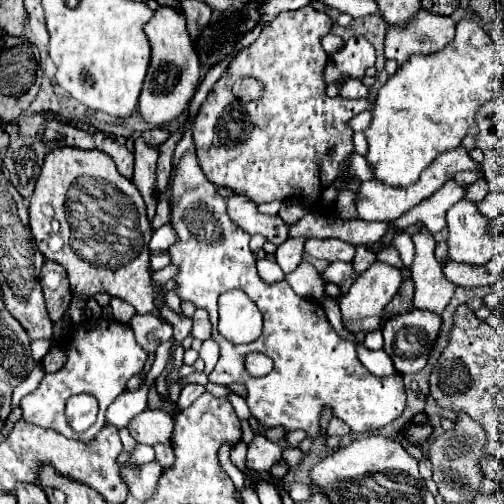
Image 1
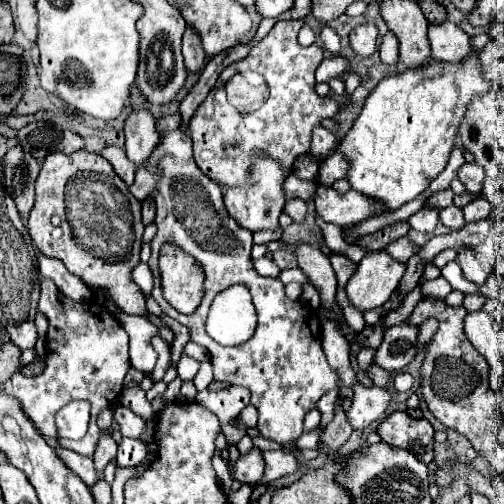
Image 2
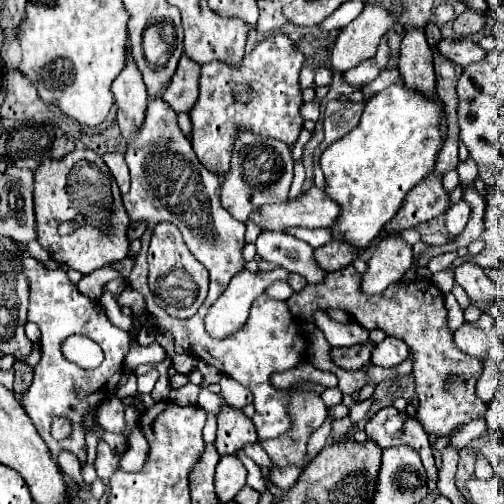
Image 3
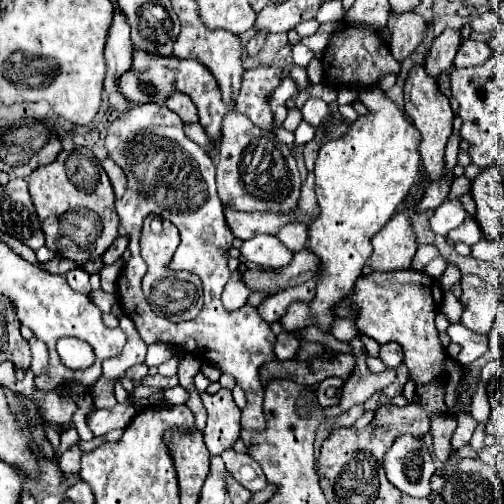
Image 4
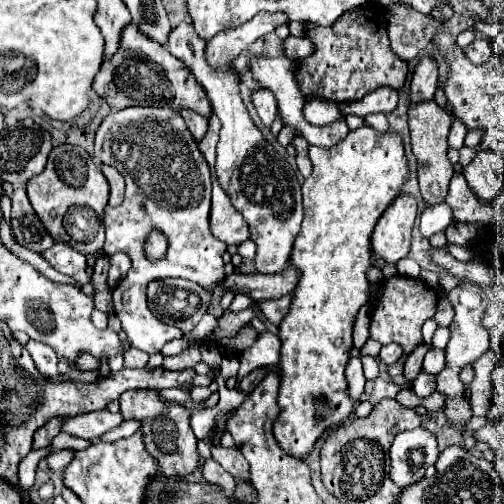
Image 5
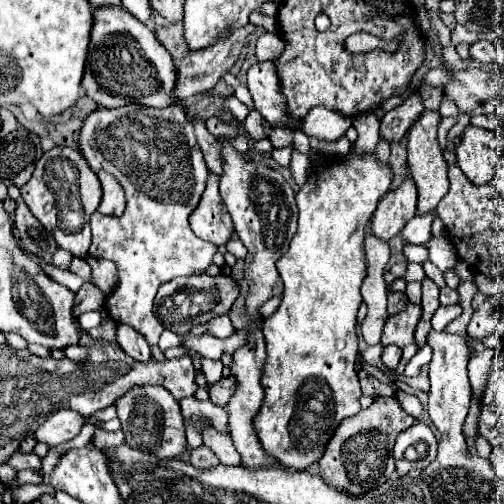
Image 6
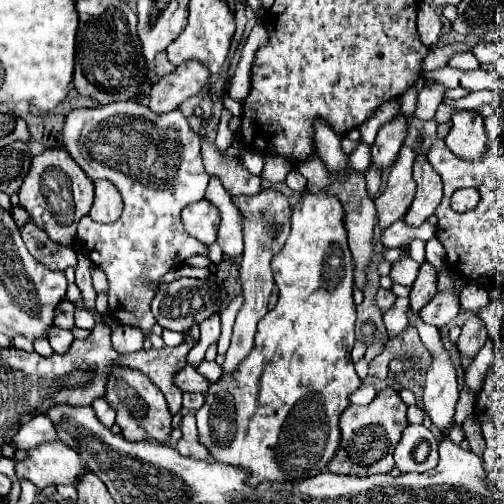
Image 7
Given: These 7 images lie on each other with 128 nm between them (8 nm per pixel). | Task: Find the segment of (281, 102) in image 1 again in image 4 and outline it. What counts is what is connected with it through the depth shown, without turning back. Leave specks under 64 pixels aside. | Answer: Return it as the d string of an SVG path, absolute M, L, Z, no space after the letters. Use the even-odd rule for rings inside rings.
M134 50L132 72L124 72L124 80L120 80L120 90L124 92L124 96L128 96L128 100L132 100L132 104L164 102L168 100L168 96L172 96L172 92L188 94L198 108L200 126L204 126L204 130L212 140L218 138L224 110L228 110L220 100L220 90L216 86L216 80L212 80L208 68L204 68L196 60L180 60L174 56L158 56L158 54ZM254 68L246 70L242 88L236 100L236 110L244 112L258 128L272 128L272 112L268 106L268 94L280 84L280 68Z

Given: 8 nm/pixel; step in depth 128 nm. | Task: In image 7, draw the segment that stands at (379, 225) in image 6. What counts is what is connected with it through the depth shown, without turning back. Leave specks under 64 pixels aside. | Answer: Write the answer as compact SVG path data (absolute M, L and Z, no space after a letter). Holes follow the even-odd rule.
M402 146L396 162L390 168L386 190L374 200L380 228L386 228L392 222L404 218L408 206L412 204L416 192L416 182L412 178L414 162L416 162L416 152L408 146Z

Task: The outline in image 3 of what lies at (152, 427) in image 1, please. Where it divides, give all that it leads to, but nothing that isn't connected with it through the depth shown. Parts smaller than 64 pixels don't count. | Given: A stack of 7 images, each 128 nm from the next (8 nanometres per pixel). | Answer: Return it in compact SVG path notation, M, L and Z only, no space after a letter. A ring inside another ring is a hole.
M110 396L108 400L104 400L98 408L98 416L96 416L98 424L106 430L106 432L116 432L120 434L124 428L124 404L120 402L120 398Z

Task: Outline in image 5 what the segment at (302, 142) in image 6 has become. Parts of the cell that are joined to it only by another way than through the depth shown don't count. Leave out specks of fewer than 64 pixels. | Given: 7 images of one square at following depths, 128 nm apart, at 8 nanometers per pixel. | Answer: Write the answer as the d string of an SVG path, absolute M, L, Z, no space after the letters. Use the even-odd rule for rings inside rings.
M362 126L350 132L340 144L332 148L318 148L310 146L308 156L312 160L312 174L302 184L304 196L304 222L300 236L294 240L290 266L298 270L300 278L292 294L292 304L288 314L278 326L278 338L282 342L280 348L280 416L276 424L272 424L272 434L284 452L304 460L318 438L328 430L334 428L338 422L350 418L354 412L356 400L348 394L348 382L344 370L350 360L352 350L352 326L354 318L368 302L368 288L370 282L366 272L372 268L372 246L370 234L376 226L376 220L386 210L386 206L400 194L400 188L406 180L408 166L404 158L402 140L388 132L380 134L370 126Z

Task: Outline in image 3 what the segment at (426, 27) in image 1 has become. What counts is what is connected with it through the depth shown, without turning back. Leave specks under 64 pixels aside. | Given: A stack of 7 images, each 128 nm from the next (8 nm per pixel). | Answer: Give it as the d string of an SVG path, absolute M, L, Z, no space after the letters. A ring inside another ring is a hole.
M462 38L458 42L452 42L452 40L440 40L438 44L438 50L444 58L448 58L450 62L458 64L458 66L468 66L468 64L474 64L478 62L480 58L486 56L486 50L480 48L480 44L476 42L470 42L468 38Z

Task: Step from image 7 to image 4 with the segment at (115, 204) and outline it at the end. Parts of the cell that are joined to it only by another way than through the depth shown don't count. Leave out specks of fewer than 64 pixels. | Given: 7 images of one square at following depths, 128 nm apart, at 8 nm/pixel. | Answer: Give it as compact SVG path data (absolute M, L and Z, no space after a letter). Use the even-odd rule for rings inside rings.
M106 158L106 160L102 162L102 168L106 170L106 174L108 174L110 182L112 182L112 188L114 188L116 198L122 198L124 192L126 192L126 176L124 176L122 168L120 168L118 164L114 164L110 158Z

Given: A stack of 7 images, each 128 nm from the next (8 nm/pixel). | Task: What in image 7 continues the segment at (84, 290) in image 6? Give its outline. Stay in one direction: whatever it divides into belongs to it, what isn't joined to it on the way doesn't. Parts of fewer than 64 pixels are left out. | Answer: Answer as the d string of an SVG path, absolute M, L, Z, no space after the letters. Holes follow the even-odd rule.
M62 300L54 310L54 326L72 330L74 328L74 304L68 300Z

